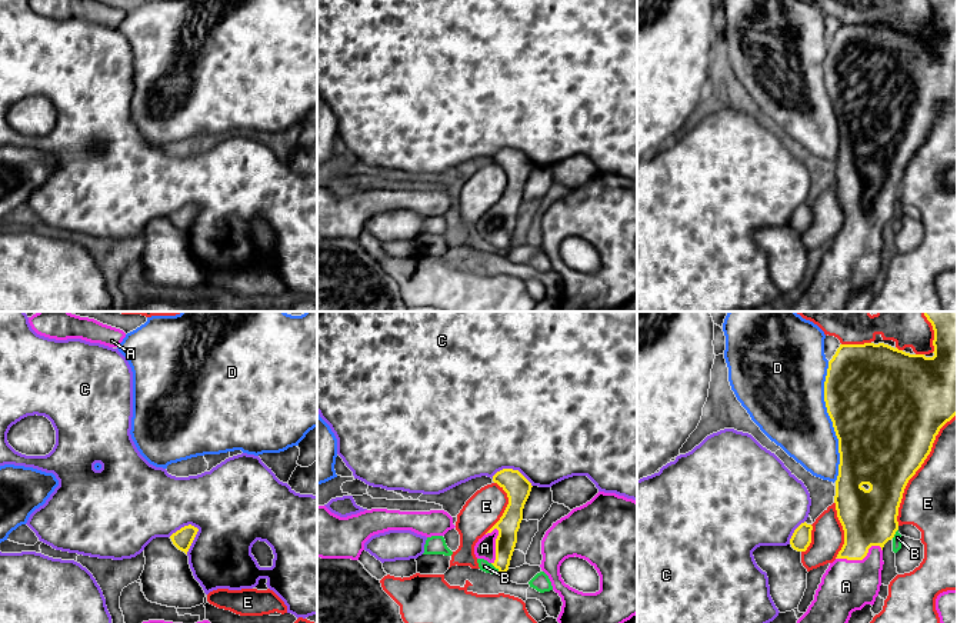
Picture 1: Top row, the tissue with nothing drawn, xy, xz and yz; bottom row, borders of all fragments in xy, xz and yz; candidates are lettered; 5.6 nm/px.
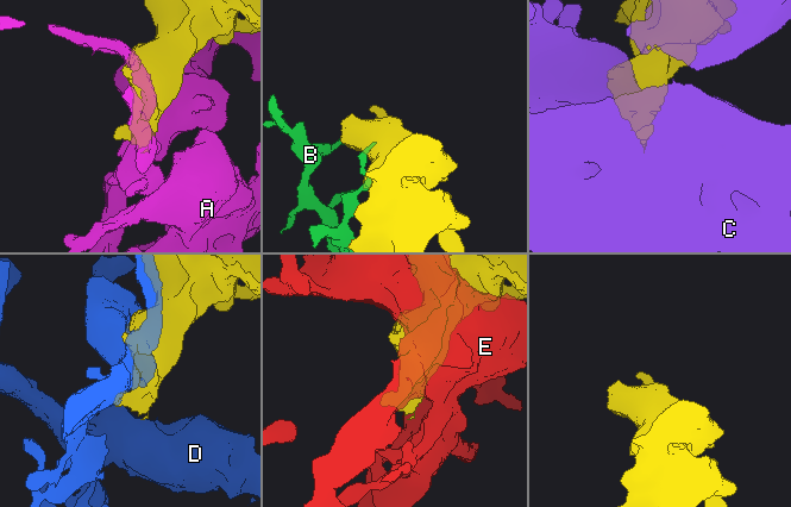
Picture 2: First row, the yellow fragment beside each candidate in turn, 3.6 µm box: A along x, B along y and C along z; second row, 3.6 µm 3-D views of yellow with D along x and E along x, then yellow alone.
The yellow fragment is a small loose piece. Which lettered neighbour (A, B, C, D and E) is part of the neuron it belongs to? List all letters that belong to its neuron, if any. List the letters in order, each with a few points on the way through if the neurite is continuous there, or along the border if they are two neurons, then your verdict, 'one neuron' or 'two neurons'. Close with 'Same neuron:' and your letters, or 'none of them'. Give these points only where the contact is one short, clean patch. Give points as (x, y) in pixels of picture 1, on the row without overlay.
A: across yz (869, 197), (860, 239), (854, 257), (846, 266) | one neuron
B: two neurons
C: two neurons
D: two neurons
E: two neurons
Same neuron: A

